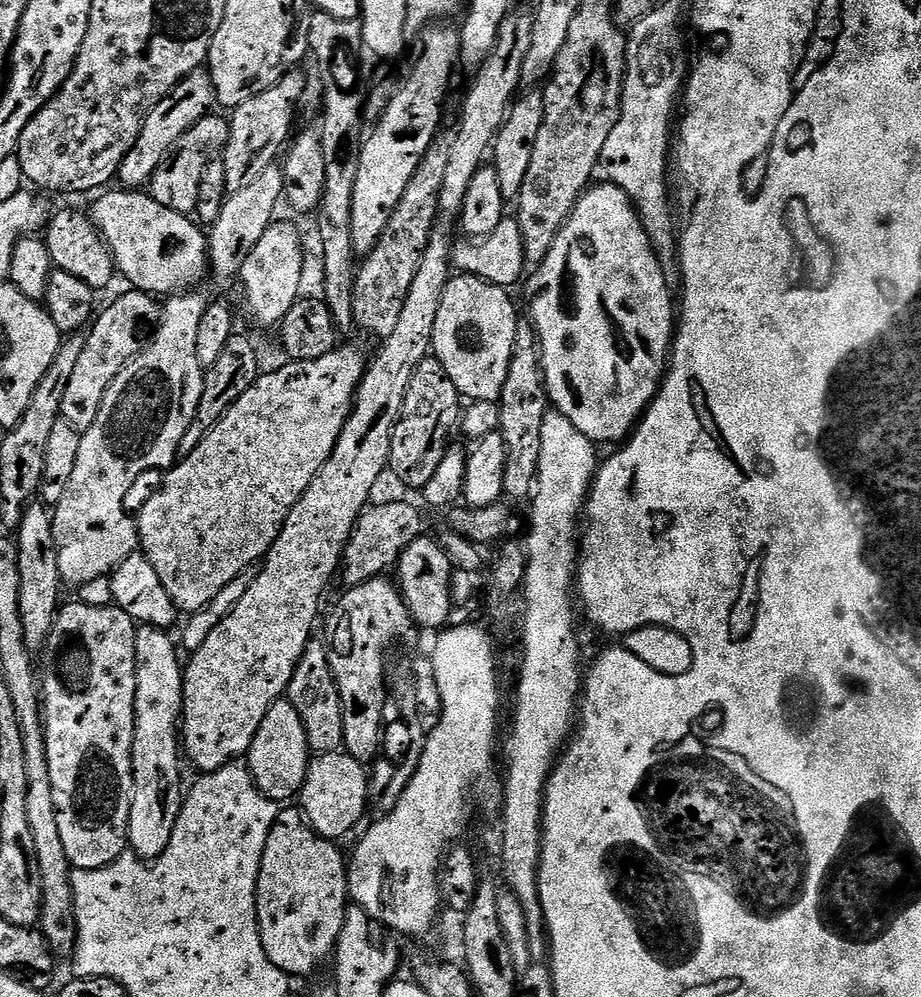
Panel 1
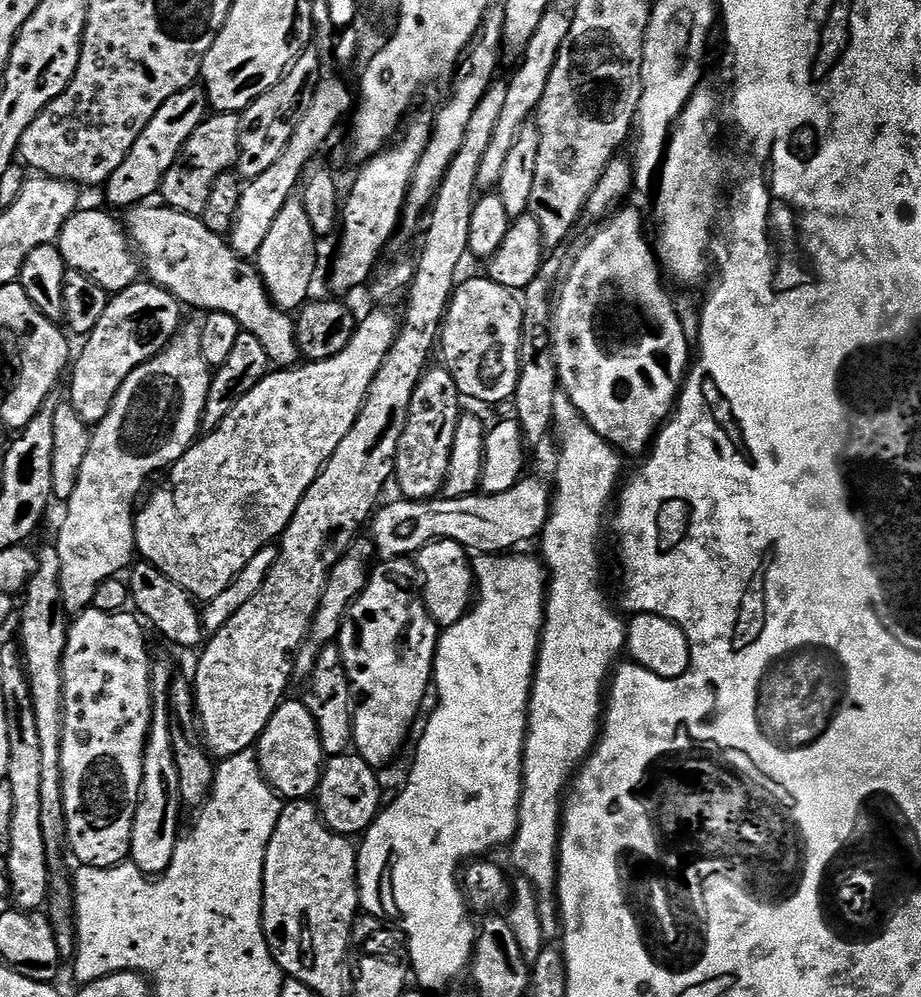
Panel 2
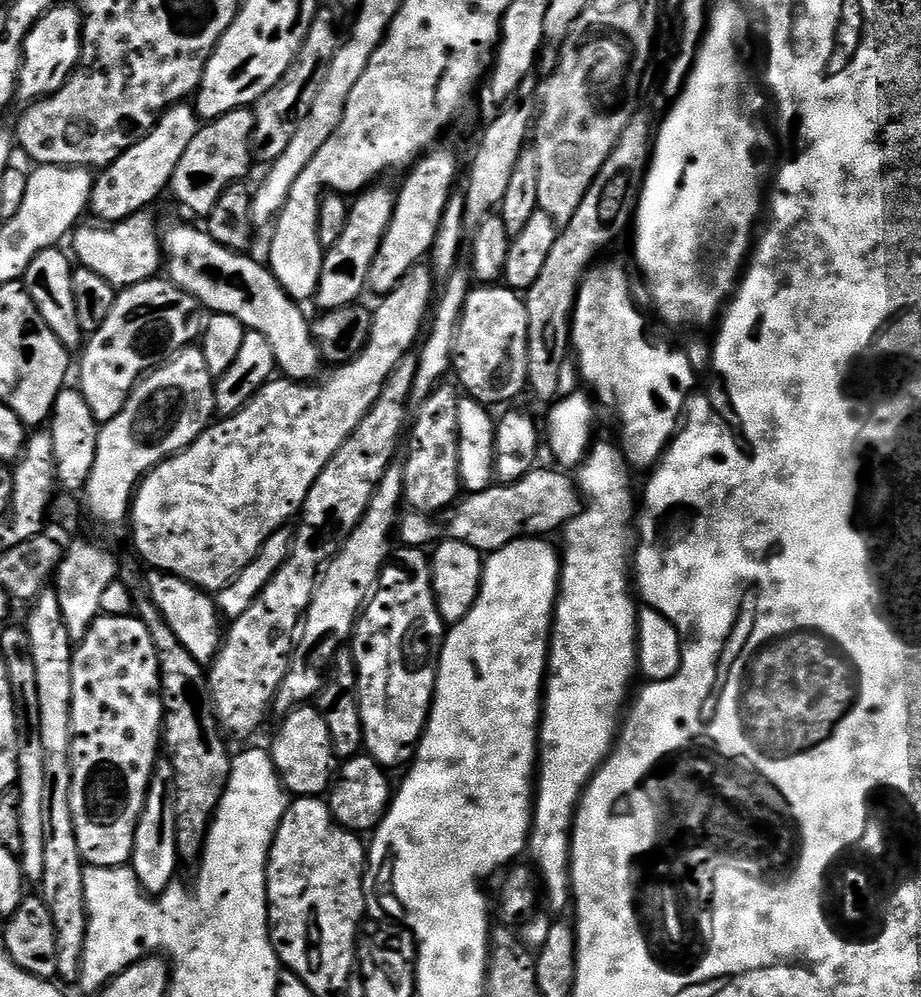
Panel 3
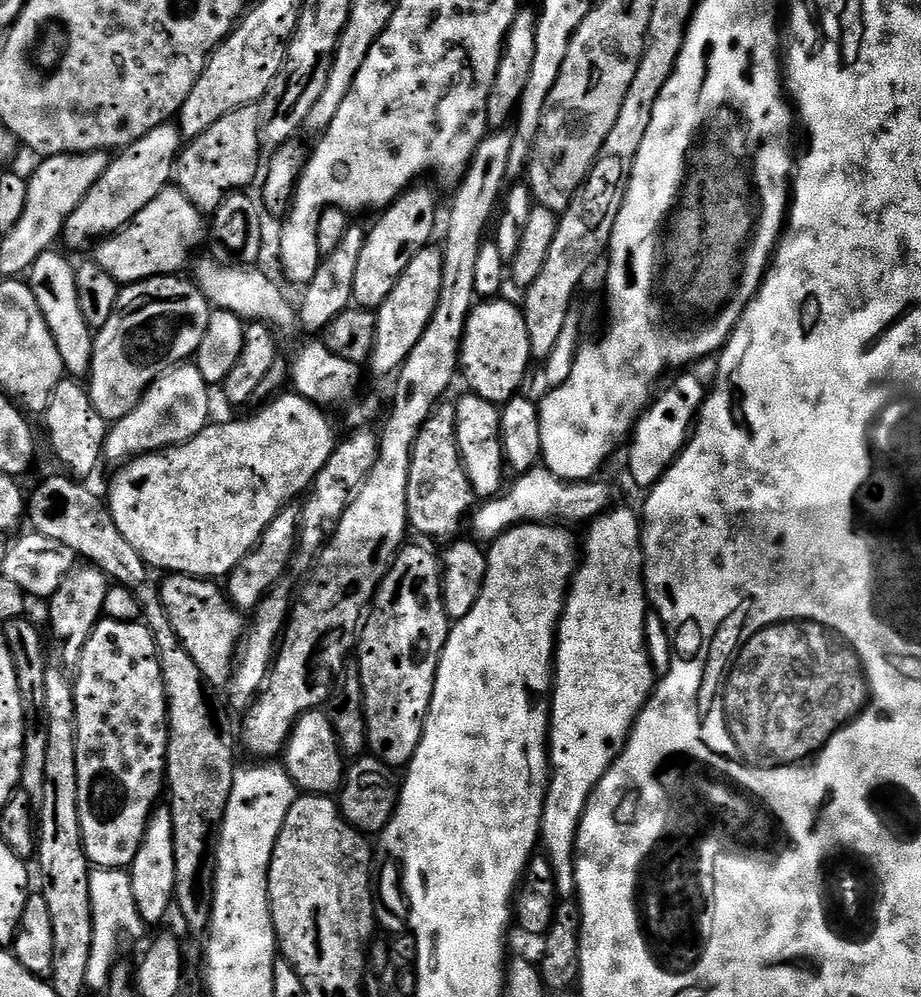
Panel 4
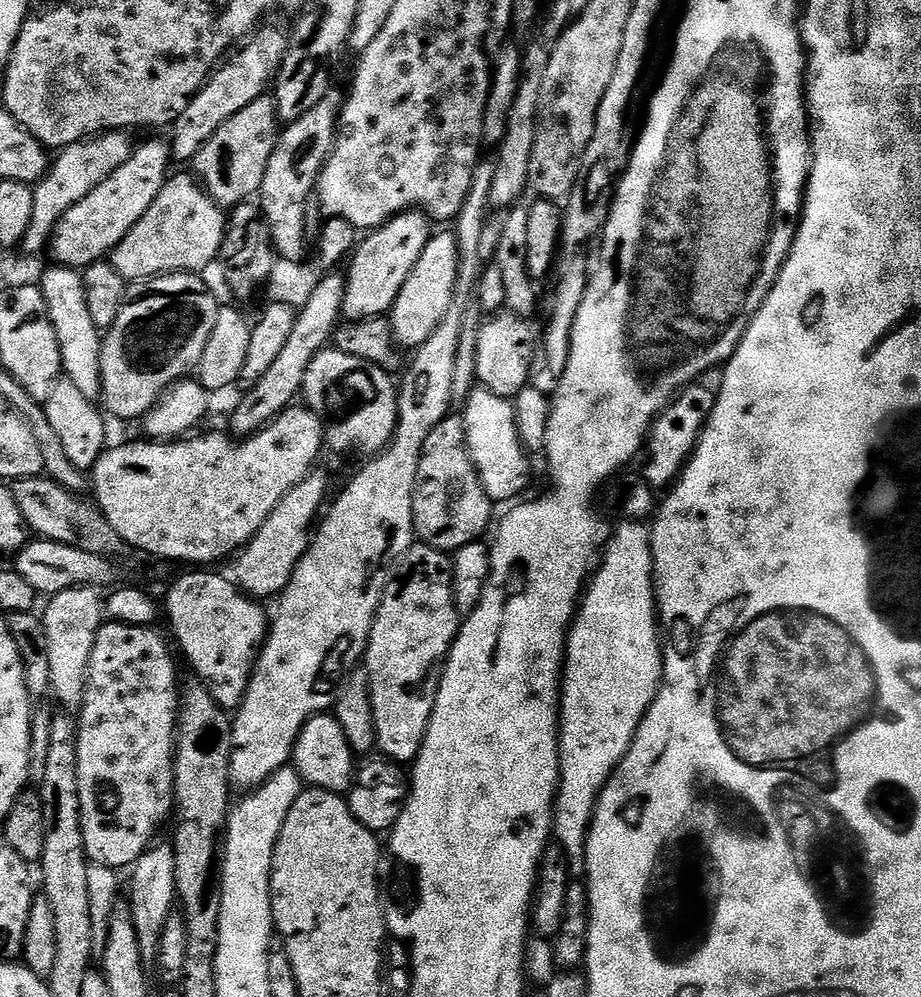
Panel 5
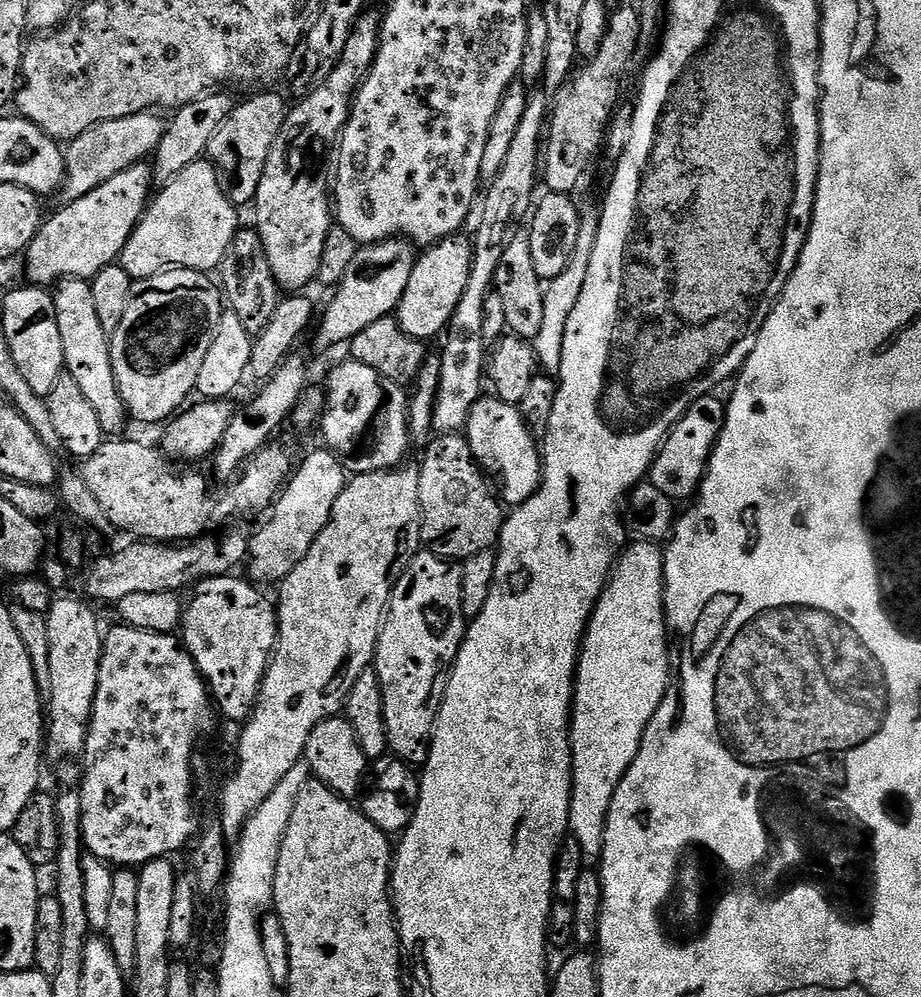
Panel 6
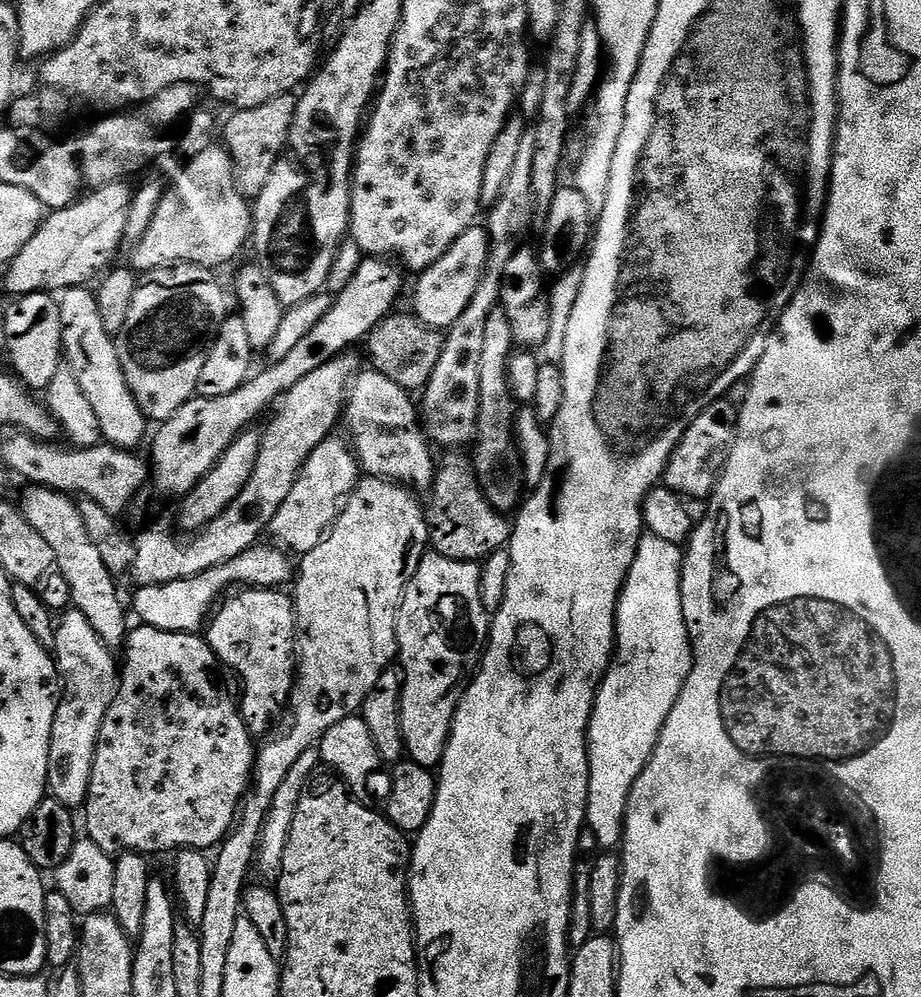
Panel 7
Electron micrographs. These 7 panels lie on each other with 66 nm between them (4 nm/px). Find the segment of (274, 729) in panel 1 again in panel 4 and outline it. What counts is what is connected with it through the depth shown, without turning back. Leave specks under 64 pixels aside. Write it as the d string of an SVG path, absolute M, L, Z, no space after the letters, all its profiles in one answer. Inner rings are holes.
M327 711L307 712L298 718L283 750L282 763L301 793L314 796L339 793L344 782L346 757L340 751L340 743L334 734L334 726L330 726Z

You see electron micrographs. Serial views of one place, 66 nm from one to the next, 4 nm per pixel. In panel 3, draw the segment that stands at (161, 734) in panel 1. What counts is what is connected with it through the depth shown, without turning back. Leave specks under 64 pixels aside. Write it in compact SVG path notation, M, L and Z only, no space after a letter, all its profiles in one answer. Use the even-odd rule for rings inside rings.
M160 758L156 761L156 770L152 773L152 781L148 787L148 797L140 815L140 821L134 834L134 850L130 867L135 872L140 887L149 894L159 894L173 883L178 865L176 854L176 815L174 814L174 770L172 761Z

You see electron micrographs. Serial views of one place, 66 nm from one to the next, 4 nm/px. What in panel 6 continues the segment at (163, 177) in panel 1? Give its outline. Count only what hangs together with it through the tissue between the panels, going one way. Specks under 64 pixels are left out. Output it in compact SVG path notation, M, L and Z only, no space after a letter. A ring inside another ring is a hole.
M260 90L257 96L244 100L233 107L232 113L218 126L214 138L210 138L207 159L216 167L220 176L220 184L230 202L237 206L251 205L258 194L258 186L262 182L262 174L266 166L266 158L270 158L270 150L278 138L290 111L282 97L272 90Z

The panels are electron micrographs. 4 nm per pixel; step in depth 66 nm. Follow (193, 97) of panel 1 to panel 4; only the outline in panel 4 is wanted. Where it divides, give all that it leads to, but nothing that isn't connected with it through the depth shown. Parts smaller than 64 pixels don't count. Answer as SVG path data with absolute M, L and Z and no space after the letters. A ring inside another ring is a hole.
M169 122L150 130L138 142L119 153L120 156L109 163L106 174L90 186L86 198L68 216L62 233L63 243L72 248L84 248L88 243L99 241L101 238L111 236L113 232L121 232L130 221L136 217L163 188L169 187L174 176L176 158L182 151L182 137L180 129L175 123Z

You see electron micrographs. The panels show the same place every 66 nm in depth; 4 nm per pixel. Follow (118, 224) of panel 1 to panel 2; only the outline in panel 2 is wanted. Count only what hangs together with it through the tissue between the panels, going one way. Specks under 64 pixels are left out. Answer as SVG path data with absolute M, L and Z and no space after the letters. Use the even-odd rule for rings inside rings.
M132 206L126 212L126 236L142 261L143 271L148 271L147 279L165 288L181 305L230 314L243 331L262 342L262 350L277 369L293 367L301 359L293 317L272 303L255 267L237 256L225 237L210 231L201 217L167 206L148 207L152 206Z

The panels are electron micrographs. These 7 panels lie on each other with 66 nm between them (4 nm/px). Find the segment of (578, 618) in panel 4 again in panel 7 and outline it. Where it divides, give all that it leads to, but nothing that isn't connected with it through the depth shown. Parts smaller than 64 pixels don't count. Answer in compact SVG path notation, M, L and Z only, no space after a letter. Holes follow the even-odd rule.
M648 534L641 539L634 562L628 571L628 577L624 580L624 588L620 591L616 601L616 618L614 629L614 649L616 648L616 657L611 657L602 679L594 692L592 701L592 717L588 720L588 804L584 807L586 817L586 827L594 832L599 847L604 850L612 850L621 843L624 833L624 808L628 804L628 795L642 770L648 765L652 752L656 749L658 734L666 722L672 707L676 705L676 700L684 688L684 678L688 675L690 661L692 659L692 646L688 634L688 626L684 621L684 611L682 610L682 596L680 594L680 569L682 567L682 548L679 544L671 544L662 538Z

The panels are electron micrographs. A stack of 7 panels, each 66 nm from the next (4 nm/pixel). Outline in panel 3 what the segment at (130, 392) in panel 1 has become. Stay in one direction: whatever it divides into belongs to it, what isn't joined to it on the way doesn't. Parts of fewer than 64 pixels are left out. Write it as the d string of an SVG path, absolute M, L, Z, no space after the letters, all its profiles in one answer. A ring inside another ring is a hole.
M200 347L183 348L160 367L141 376L128 395L126 406L101 427L94 468L82 493L86 512L104 524L120 524L123 520L125 523L133 495L145 475L169 456L189 448L216 415L214 378L206 370ZM76 540L63 549L60 566L54 577L54 590L58 594L58 606L62 606L62 618L66 622L66 630L73 641L79 642L88 632L90 625L101 615L102 593L106 586L117 583L118 556L107 552L100 544L87 544L84 540Z

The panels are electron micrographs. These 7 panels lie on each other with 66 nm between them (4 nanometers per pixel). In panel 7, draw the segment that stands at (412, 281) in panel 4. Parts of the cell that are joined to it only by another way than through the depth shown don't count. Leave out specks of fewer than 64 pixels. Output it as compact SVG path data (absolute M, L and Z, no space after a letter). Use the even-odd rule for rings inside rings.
M474 226L466 230L466 234L462 234L458 242L454 242L454 246L450 246L450 250L446 250L446 254L438 258L438 262L434 262L434 266L415 277L416 293L412 296L412 304L416 307L414 315L417 321L427 328L441 330L446 330L451 324L458 322L462 310L470 306L470 298L474 298L474 290L478 290L478 282L482 282L487 268L488 229Z

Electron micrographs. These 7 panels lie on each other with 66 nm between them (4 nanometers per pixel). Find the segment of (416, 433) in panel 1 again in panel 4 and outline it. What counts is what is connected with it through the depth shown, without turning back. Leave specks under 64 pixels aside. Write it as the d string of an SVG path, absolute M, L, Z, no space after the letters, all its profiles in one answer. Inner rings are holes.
M455 403L437 404L430 418L420 427L412 451L406 502L411 531L421 532L432 540L444 540L443 542L455 541L463 533L460 531L466 528L470 513L477 507L478 497L460 456Z

